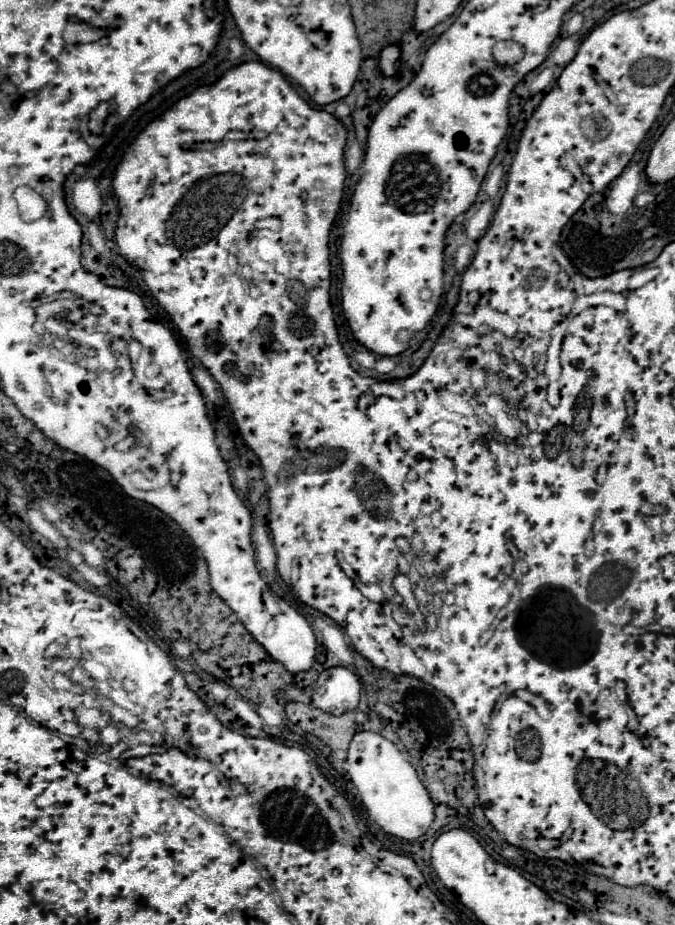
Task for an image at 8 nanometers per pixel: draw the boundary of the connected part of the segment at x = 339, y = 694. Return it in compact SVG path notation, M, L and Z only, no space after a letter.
M343 666L327 668L319 674L313 688L313 704L329 714L345 714L359 704L361 682Z

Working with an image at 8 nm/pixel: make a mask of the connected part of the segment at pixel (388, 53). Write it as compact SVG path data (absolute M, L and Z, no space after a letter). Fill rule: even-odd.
M389 44L379 54L379 70L383 76L397 76L399 74L399 60L401 60L401 46Z

